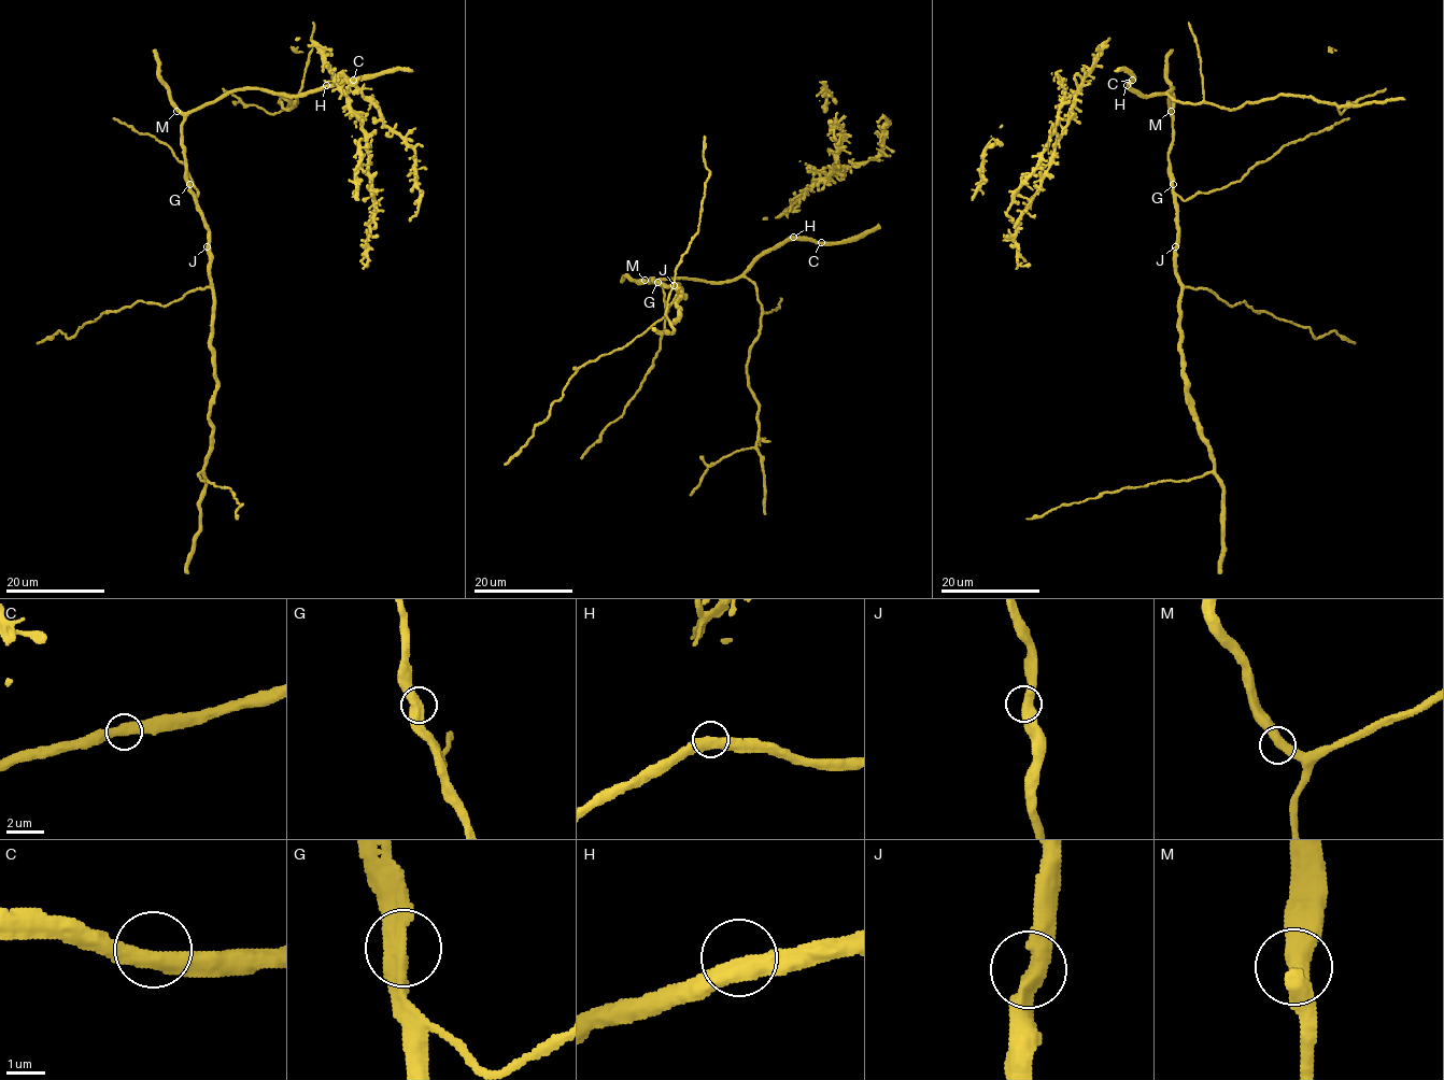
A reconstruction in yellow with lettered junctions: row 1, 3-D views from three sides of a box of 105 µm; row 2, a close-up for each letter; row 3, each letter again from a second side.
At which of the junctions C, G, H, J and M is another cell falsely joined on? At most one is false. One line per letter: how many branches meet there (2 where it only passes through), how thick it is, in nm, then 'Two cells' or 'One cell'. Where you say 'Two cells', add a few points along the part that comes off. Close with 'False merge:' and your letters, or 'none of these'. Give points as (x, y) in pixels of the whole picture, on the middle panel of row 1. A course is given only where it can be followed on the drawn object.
C: Branches: 2. Thickness 480 nm. One cell
G: Branches: 2. Thickness 480 nm. One cell
H: Branches: 2. Thickness 500 nm. One cell
J: Branches: 2. Thickness 480 nm. One cell
M: Branches: 2. Thickness 460 nm. One cell
False merge: none of these

